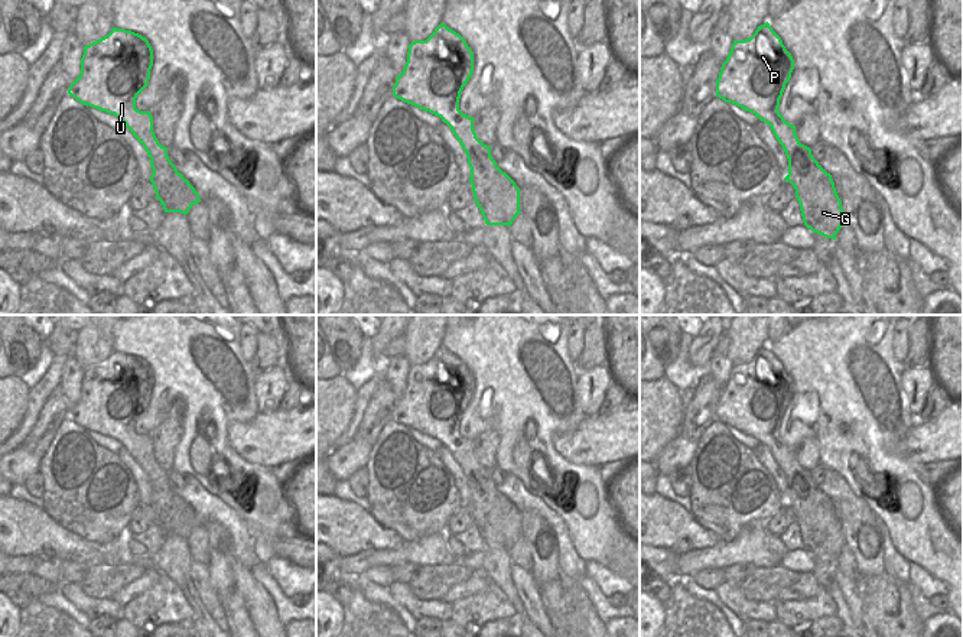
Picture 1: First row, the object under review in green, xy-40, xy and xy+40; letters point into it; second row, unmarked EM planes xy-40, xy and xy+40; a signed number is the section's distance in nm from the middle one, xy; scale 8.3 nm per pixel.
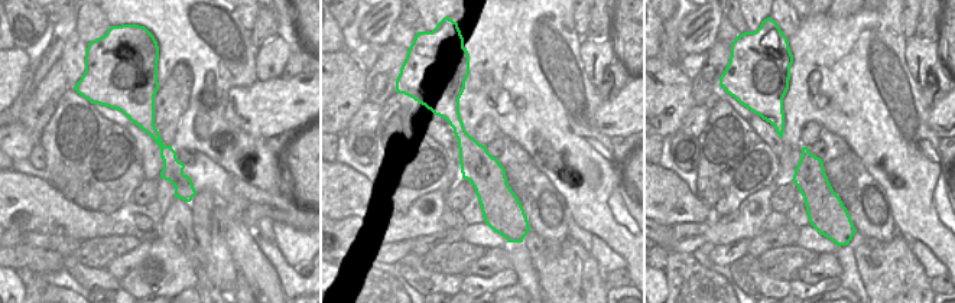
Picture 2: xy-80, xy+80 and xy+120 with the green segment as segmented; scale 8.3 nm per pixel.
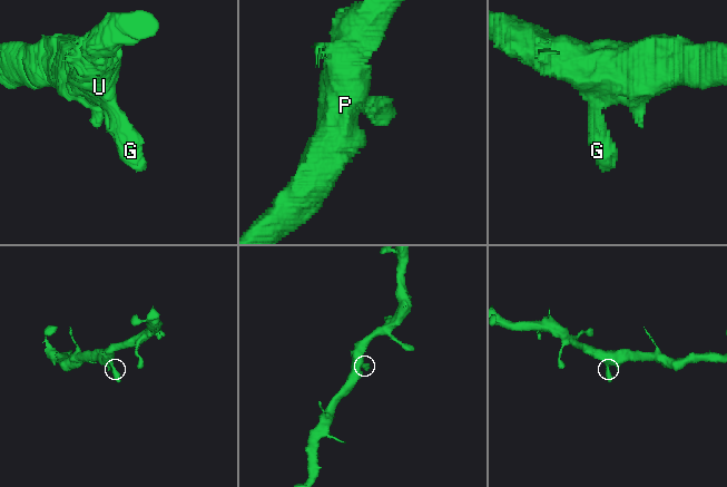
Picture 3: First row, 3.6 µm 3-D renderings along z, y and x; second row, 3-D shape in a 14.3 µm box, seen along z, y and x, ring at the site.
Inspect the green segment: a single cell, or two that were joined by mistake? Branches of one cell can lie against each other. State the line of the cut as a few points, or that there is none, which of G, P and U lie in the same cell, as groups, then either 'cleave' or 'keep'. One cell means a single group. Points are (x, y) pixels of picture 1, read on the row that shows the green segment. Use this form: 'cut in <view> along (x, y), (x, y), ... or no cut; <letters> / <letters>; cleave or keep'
no cut; G P U; keep

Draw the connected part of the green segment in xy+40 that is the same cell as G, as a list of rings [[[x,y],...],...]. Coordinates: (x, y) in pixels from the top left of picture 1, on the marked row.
[[[770,23],[745,40],[733,40],[716,81],[716,97],[767,123],[788,159],[788,181],[796,189],[803,222],[813,233],[836,240],[846,221],[832,175],[801,144],[796,126],[780,114],[780,100],[791,78],[794,59]]]

